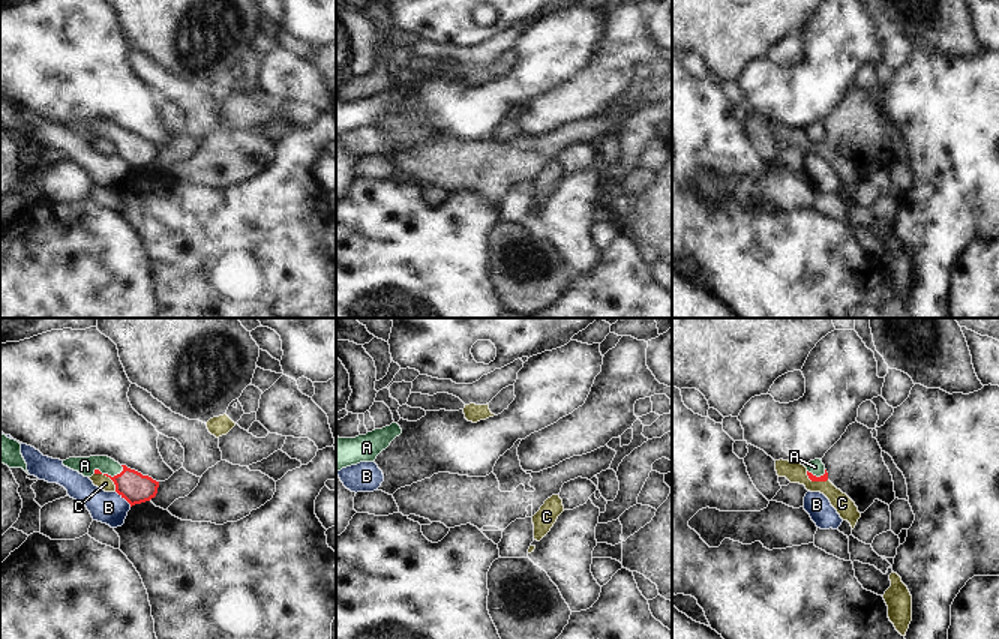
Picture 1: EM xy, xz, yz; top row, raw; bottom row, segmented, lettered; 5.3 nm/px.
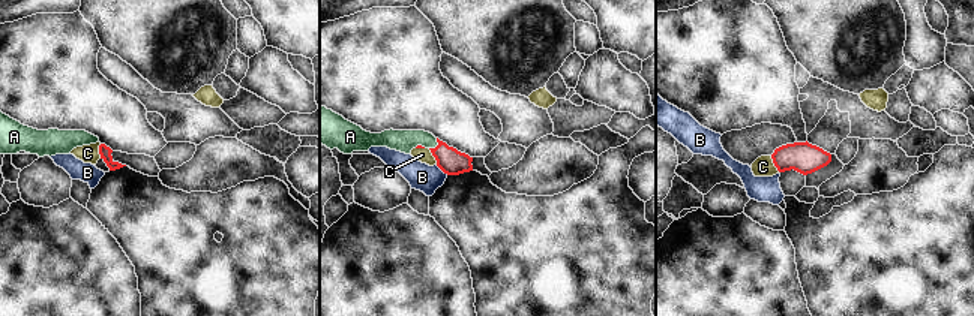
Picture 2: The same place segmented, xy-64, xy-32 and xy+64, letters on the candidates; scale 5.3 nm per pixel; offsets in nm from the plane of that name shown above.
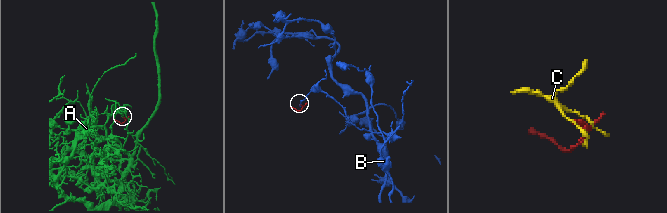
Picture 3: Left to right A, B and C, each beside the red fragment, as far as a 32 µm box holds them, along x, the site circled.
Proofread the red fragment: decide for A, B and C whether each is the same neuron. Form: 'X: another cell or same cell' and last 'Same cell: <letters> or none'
A: same cell
B: another cell
C: another cell
Same cell: A

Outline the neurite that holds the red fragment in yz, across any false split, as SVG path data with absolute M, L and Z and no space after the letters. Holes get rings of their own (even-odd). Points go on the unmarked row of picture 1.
M820 123L806 126L804 130L807 132L807 140L812 146L826 146L828 144L828 136Z

